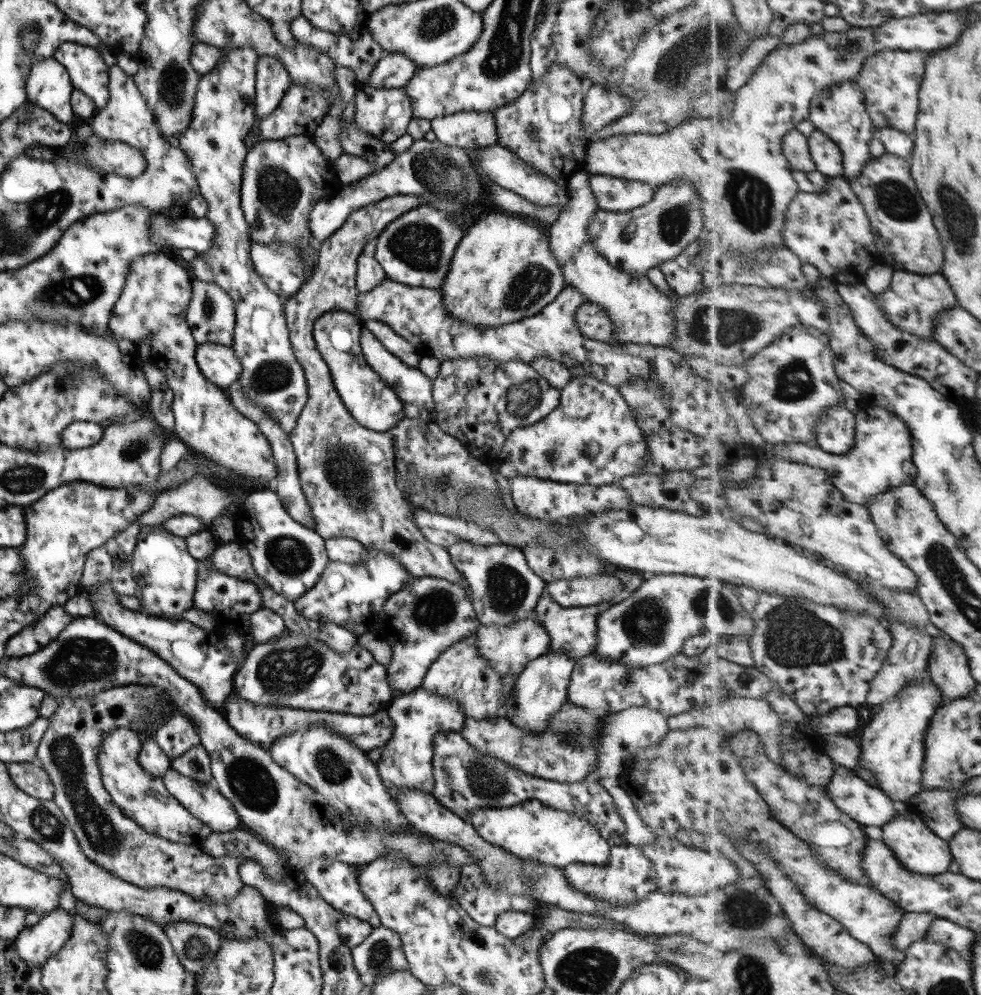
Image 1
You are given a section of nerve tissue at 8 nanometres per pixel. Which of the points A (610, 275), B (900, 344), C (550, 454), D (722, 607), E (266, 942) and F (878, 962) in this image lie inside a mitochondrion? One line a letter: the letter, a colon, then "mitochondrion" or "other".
A: other
B: other
C: mitochondrion
D: mitochondrion
E: other
F: other

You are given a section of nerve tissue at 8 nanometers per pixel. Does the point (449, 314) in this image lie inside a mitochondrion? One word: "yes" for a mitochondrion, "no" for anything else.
no

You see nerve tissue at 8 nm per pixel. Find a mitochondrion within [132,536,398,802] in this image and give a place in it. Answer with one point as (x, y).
(286, 672)

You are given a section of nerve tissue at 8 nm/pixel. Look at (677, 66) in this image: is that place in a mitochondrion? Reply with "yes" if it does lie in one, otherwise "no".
yes

